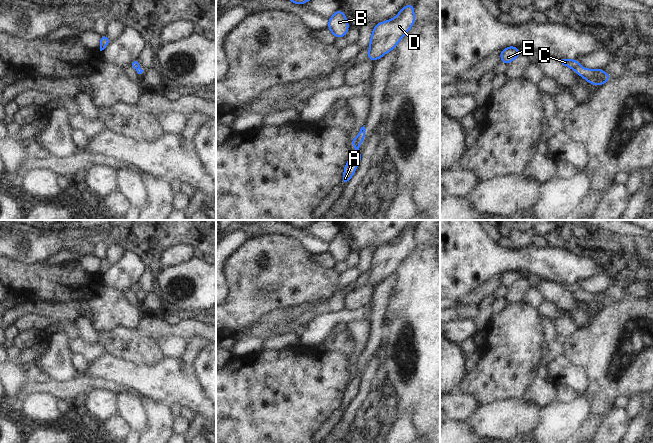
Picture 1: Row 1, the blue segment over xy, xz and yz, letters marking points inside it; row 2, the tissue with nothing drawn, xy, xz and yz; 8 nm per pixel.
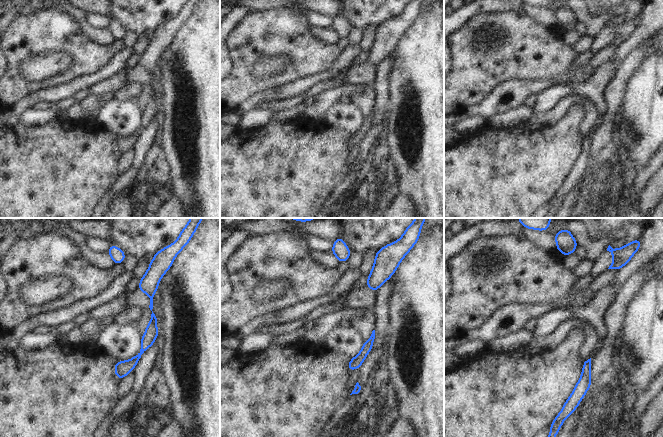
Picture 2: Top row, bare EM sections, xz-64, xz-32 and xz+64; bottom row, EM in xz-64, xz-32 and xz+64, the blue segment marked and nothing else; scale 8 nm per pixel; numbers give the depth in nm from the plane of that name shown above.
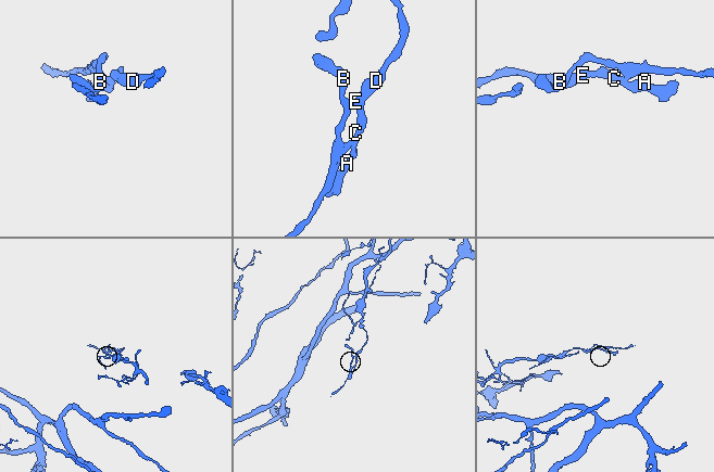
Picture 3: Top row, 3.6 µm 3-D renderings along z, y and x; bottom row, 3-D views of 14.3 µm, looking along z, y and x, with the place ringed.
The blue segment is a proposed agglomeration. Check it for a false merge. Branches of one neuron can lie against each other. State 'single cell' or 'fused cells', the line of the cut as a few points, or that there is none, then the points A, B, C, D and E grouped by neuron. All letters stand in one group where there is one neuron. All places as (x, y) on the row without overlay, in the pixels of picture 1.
fused cells | yz (579, 289), (574, 293) | A / B C D E

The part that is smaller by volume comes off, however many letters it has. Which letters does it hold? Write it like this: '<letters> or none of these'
A

